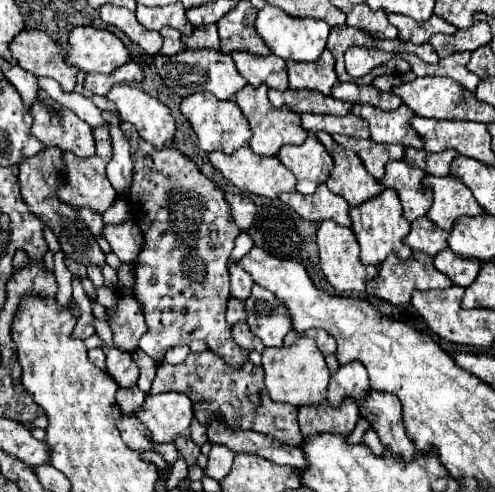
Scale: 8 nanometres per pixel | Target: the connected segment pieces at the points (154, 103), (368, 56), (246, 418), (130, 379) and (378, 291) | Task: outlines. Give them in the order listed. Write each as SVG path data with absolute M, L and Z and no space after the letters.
M123 84L123 86L113 86L113 88L109 90L107 98L115 102L121 120L123 120L123 122L131 122L131 124L137 128L139 136L141 136L145 142L153 144L157 150L161 150L167 142L173 140L173 136L175 136L175 120L173 120L169 108L163 106L157 98L149 96L147 92L143 92L143 90L139 90L139 88L125 86L125 84Z
M349 48L345 52L345 66L347 72L353 78L361 78L365 74L369 74L375 66L385 64L387 60L383 60L385 52L381 50L365 50L365 48Z
M205 350L205 352L191 352L183 364L173 366L163 362L157 366L157 376L151 386L151 394L157 392L183 392L193 400L195 416L201 424L209 422L209 416L221 414L229 426L237 426L243 430L257 430L267 436L277 438L289 446L301 444L301 430L297 424L297 408L289 404L275 404L263 384L263 366L245 360L239 368L229 366L219 354Z
M103 344L101 350L105 352L107 356L107 374L123 388L129 388L135 384L135 380L139 378L139 368L137 364L133 362L131 354L129 352L121 352L113 346L107 346Z
M389 254L389 258L385 258L385 262L379 264L379 272L377 276L367 282L367 294L373 292L373 296L381 298L381 300L387 300L395 306L399 304L407 304L409 302L409 294L413 290L433 290L433 288L449 288L453 282L441 274L439 270L435 270L433 266L433 258L427 256L427 254L417 254L407 258L407 260L401 260L397 254Z

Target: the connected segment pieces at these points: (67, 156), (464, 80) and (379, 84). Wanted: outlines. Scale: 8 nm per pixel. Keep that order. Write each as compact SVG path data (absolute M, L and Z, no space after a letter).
M109 124L97 126L93 128L95 134L95 144L97 150L93 156L89 158L79 158L73 152L63 152L63 168L61 168L61 186L57 186L57 196L61 198L61 202L69 204L69 206L77 206L77 208L91 208L99 214L103 214L115 200L115 190L111 186L111 182L107 180L105 174L105 166L111 160L111 134L109 134Z
M457 52L449 58L439 60L437 64L427 64L427 62L419 60L415 54L405 54L405 60L411 64L411 70L417 76L449 76L455 82L459 82L463 88L467 88L471 94L475 94L479 76L475 76L473 72L467 70L469 56L471 56L471 52Z
M379 76L373 80L373 86L381 92L391 92L391 88L397 86L397 78L395 76Z

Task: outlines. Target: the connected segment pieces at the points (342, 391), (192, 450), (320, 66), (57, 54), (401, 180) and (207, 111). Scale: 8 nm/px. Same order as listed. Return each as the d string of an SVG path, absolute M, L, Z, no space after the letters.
M349 362L339 366L335 374L331 374L329 388L327 388L327 400L333 402L333 406L339 406L343 398L363 400L361 396L369 390L369 378L367 370L361 362Z
M177 436L175 438L175 446L177 446L177 450L185 456L185 460L187 460L187 464L189 466L193 466L195 464L195 460L197 460L197 456L199 456L199 446L191 440L191 438L181 438L181 436Z
M329 50L321 54L315 62L287 62L289 72L289 88L293 90L317 90L321 94L331 94L337 84L335 74L335 58Z
M23 30L9 44L17 64L35 74L55 78L65 92L73 92L77 68L65 60L63 48L41 30Z
M405 160L389 162L389 166L385 166L385 178L381 178L383 186L397 190L403 204L403 216L409 222L425 216L429 210L431 192L423 184L423 178L425 172L421 168L411 168Z
M191 94L187 98L183 98L181 102L181 112L185 114L185 118L191 122L197 140L199 140L199 148L205 152L225 152L225 154L233 154L235 150L239 150L241 146L245 146L251 140L251 128L247 118L241 114L239 106L229 100L223 102L213 94Z

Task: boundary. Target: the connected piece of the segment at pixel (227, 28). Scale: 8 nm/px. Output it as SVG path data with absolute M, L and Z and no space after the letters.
M239 2L221 22L219 26L219 38L221 38L221 52L231 54L231 52L249 52L257 56L267 56L269 48L261 38L255 34L255 16L257 10L249 6L249 2Z

